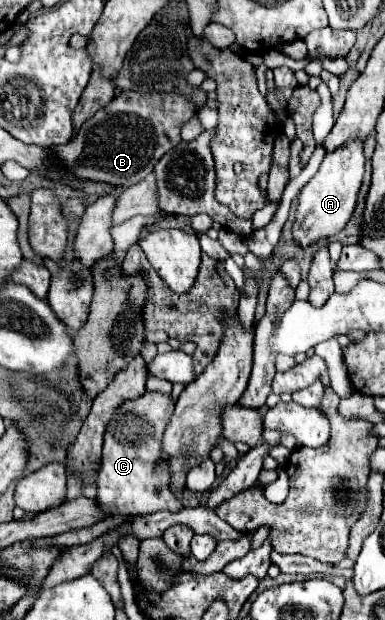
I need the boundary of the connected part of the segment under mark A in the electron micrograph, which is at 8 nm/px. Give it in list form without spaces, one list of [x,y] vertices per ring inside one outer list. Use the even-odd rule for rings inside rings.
[[[347,143],[347,147],[341,147],[339,151],[325,155],[315,177],[299,193],[299,203],[293,223],[295,243],[299,243],[301,247],[313,245],[321,239],[333,237],[347,225],[357,203],[357,193],[363,181],[363,173],[365,173],[363,143]]]

